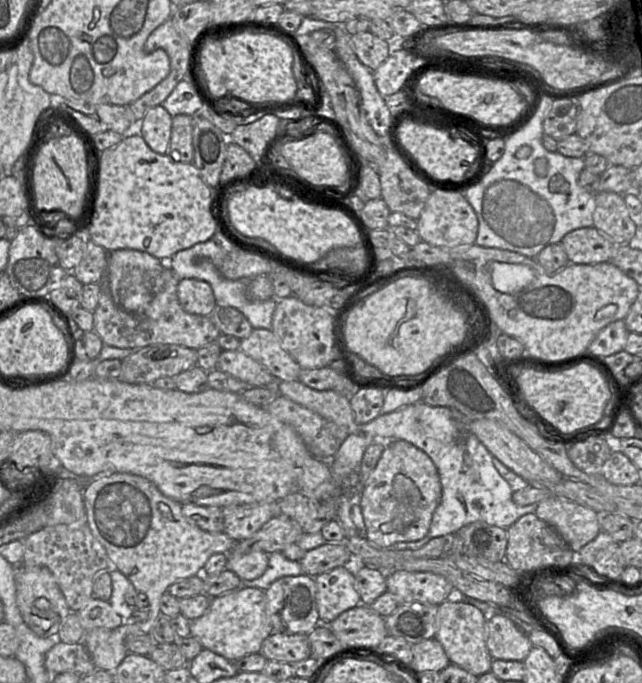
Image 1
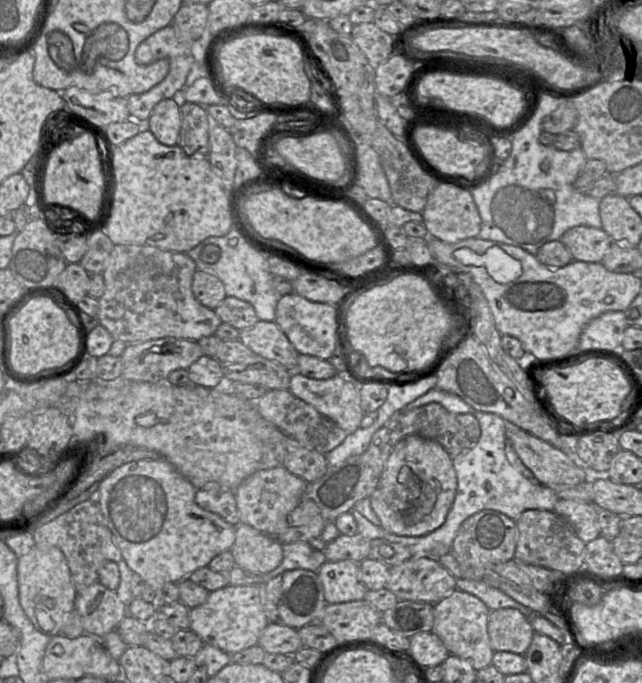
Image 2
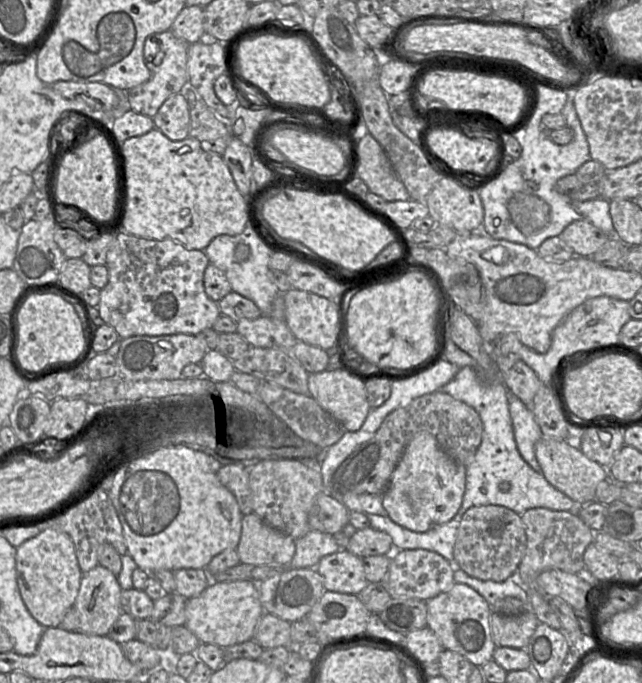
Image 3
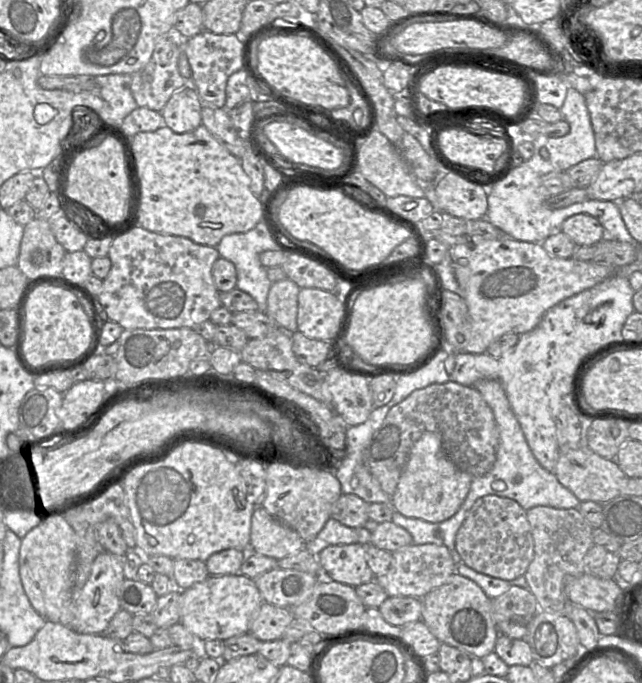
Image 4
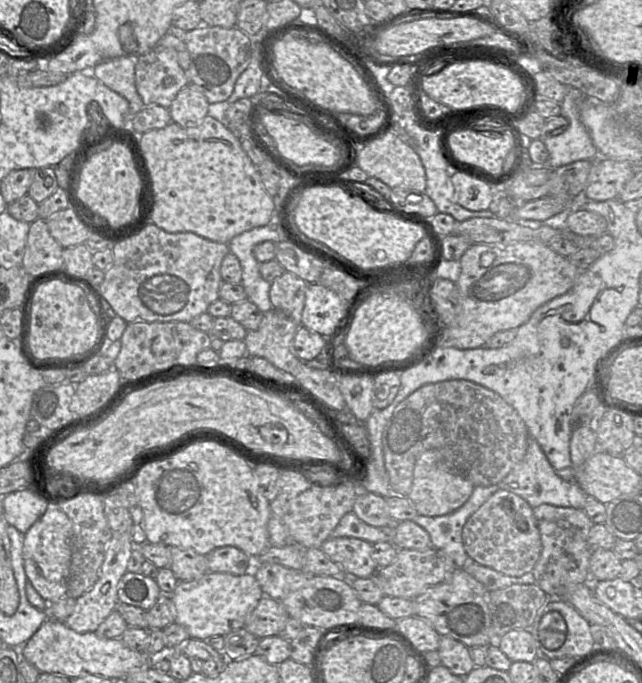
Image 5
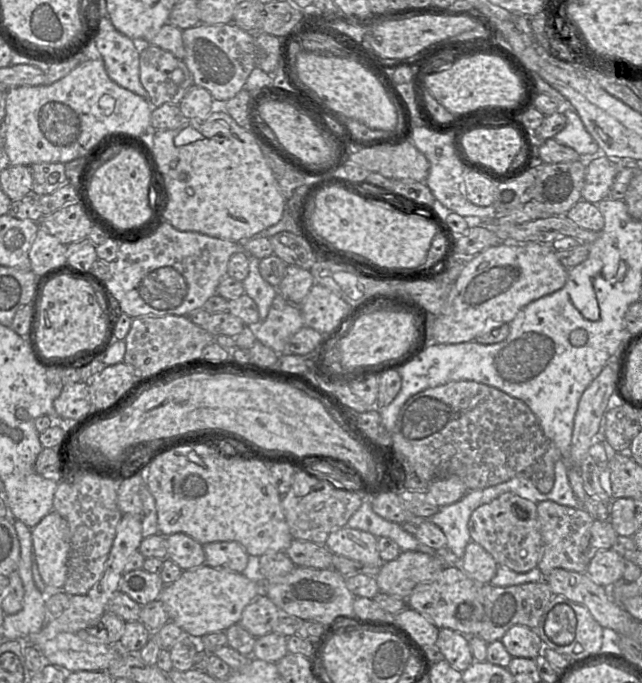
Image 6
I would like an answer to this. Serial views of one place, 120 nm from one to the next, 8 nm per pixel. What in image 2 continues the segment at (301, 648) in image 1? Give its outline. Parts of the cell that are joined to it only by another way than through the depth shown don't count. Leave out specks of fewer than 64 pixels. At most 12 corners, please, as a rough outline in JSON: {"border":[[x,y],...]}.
{"border":[[269,623],[259,639],[267,654],[294,655],[298,630]]}

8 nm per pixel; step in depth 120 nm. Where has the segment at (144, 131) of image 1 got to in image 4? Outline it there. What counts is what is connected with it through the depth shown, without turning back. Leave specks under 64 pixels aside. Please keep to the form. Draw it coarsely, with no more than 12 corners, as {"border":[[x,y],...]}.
{"border":[[191,83],[174,91],[161,114],[178,134],[201,122],[202,100]]}

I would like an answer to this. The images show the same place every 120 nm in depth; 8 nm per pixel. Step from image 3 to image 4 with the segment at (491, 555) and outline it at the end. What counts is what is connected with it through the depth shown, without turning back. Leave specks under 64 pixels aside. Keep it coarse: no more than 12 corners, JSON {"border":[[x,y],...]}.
{"border":[[477,499],[456,535],[462,562],[503,580],[534,558],[527,511]]}

